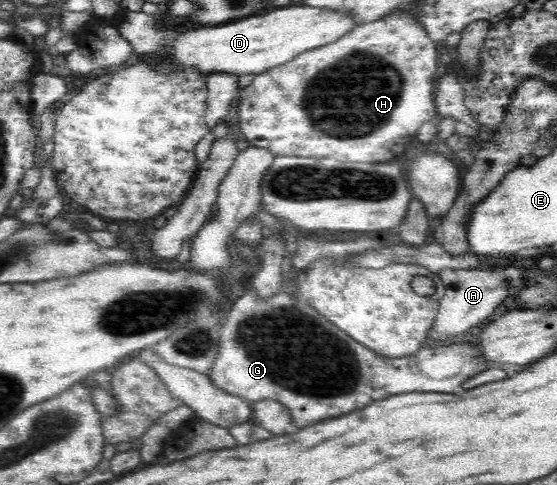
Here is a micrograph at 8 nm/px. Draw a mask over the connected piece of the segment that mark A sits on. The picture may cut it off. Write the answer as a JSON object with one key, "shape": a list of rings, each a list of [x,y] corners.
{"shape":[[[494,268],[493,270],[445,269],[439,274],[445,286],[445,293],[439,302],[439,309],[432,332],[438,334],[437,342],[446,342],[454,336],[465,334],[472,326],[478,326],[482,320],[500,306],[500,303],[510,296],[508,289],[509,268]]]}

